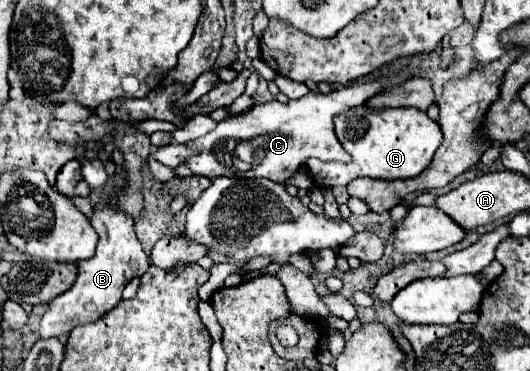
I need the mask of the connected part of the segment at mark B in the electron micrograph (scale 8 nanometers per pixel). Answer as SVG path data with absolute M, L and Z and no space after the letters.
M101 203L95 207L91 225L99 233L97 251L91 259L79 263L79 279L73 283L73 287L49 303L47 311L41 317L39 339L57 337L65 341L75 327L97 323L121 301L125 285L133 277L141 277L149 267L149 257L145 255L133 231L133 217L111 209L109 203Z

